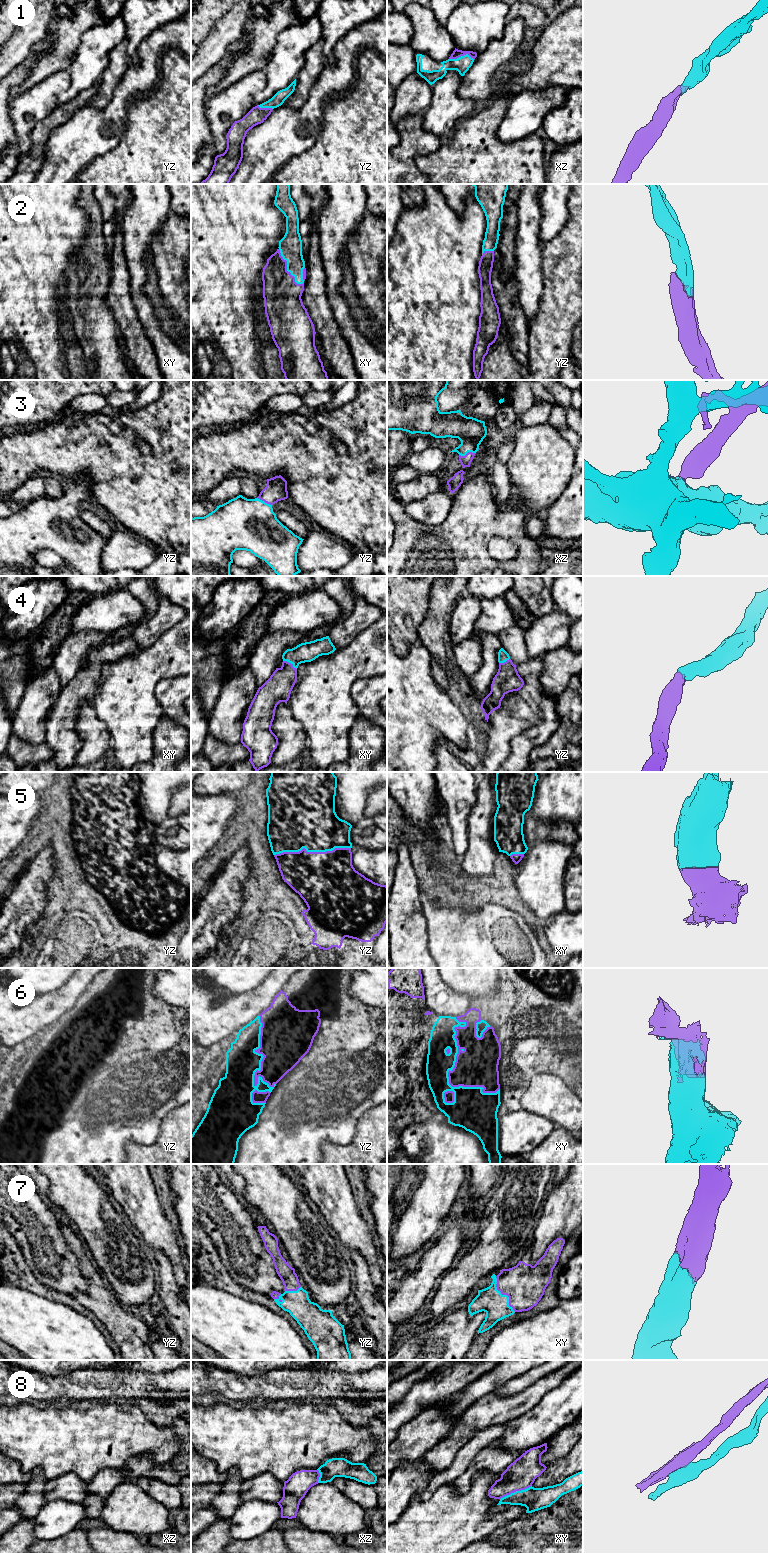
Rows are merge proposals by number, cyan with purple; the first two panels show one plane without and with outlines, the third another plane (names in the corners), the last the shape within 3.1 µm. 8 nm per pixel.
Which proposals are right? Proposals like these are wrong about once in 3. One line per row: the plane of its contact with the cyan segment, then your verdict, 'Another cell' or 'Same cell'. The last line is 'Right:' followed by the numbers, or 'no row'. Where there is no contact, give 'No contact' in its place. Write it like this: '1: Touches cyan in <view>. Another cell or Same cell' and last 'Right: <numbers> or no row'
1: Touches cyan in xz. Same cell
2: Touches cyan in xy. Same cell
3: Touches cyan in xz. Same cell
4: Touches cyan in xy. Same cell
5: Touches cyan in yz. Same cell
6: Touches cyan in xy. Same cell
7: Touches cyan in xy. Same cell
8: Touches cyan in xy. Another cell
Right: 1, 2, 3, 4, 5, 6, 7

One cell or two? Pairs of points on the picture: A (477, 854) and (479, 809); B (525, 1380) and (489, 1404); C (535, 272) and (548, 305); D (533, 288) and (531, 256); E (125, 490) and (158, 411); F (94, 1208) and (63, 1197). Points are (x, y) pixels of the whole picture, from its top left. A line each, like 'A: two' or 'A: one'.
A: one
B: two
C: two
D: one
E: one
F: one

